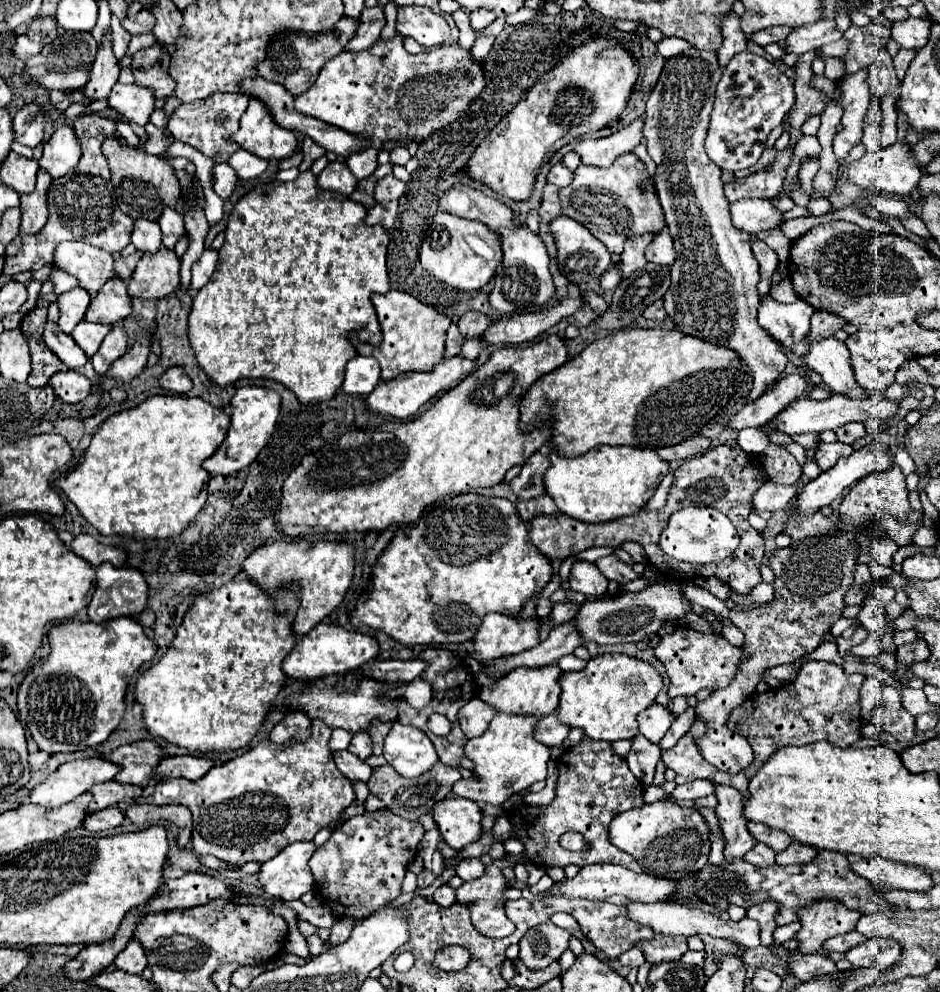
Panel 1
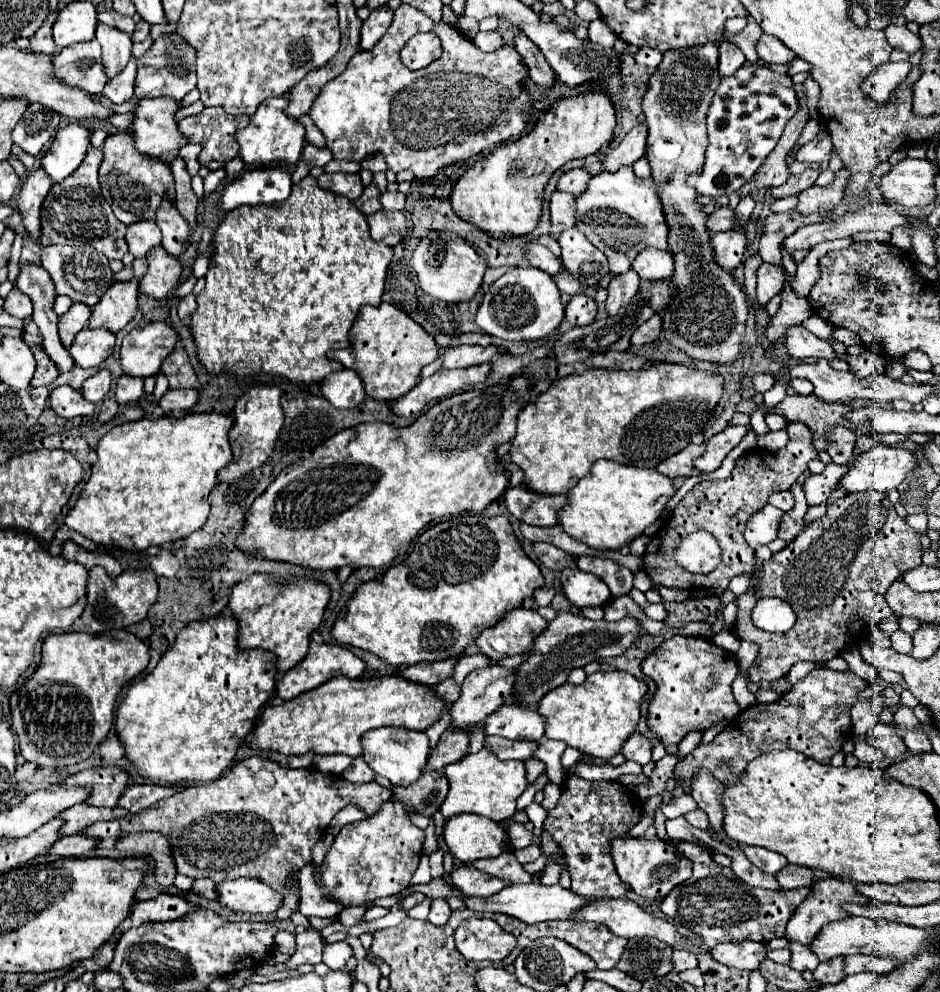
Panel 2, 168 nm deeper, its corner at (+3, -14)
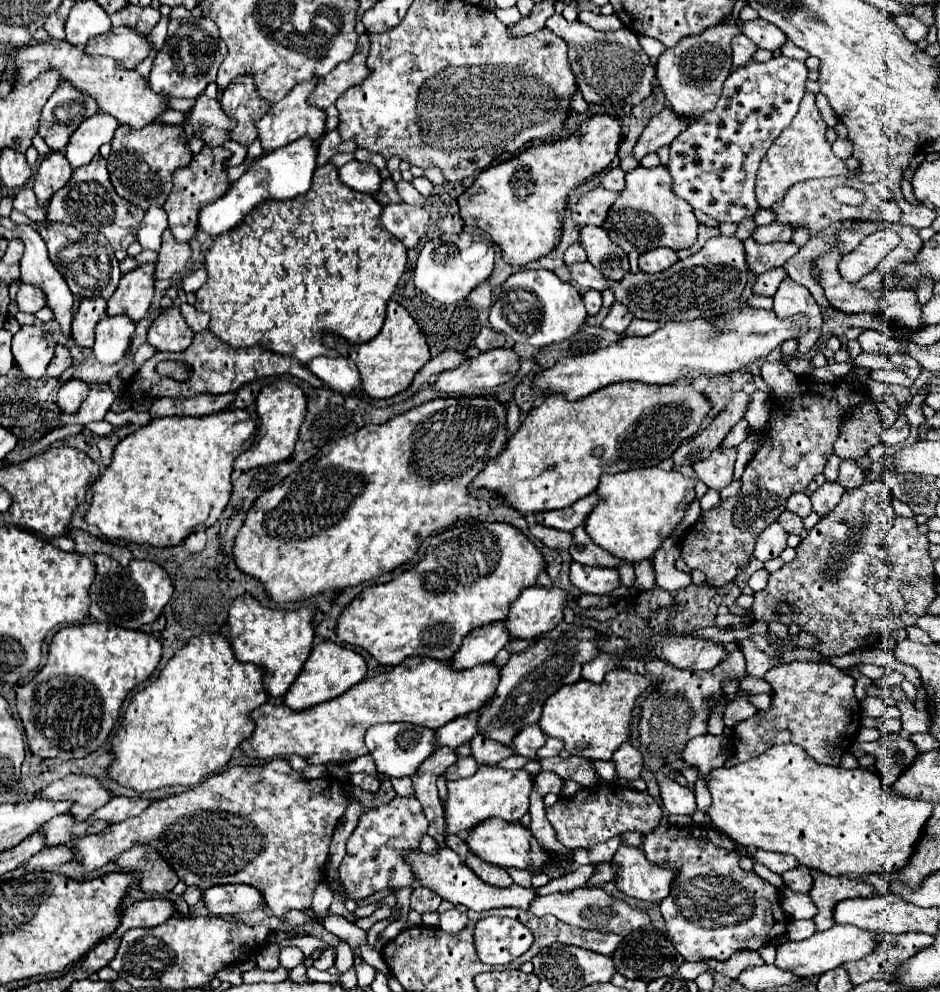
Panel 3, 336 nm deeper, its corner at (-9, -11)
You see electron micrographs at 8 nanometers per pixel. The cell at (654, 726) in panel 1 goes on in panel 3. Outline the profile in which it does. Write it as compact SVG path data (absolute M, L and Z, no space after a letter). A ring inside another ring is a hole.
M629 742L621 744L621 748L611 758L617 764L619 778L625 780L639 780L643 772L643 754L639 748L631 746Z

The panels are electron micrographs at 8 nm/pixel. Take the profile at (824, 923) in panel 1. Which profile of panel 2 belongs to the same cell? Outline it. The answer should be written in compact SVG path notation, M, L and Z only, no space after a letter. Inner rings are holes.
M835 877L815 879L813 885L811 885L811 895L805 897L805 901L801 901L801 907L797 907L797 911L793 913L793 919L789 919L785 937L793 939L793 941L799 941L803 945L809 945L813 941L813 937L817 935L817 931L821 931L823 925L849 917L849 915L845 915L845 911L841 911L841 903L865 903L863 899L867 899L867 897L861 895L855 889L855 885L849 883L849 881L839 881Z

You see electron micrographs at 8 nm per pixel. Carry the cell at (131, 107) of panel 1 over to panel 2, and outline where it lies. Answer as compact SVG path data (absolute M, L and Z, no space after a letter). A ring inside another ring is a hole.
M171 97L139 101L137 109L133 111L137 117L131 127L131 135L139 153L163 157L171 151L177 153L183 145L189 143L189 139L179 131L179 109L181 101Z

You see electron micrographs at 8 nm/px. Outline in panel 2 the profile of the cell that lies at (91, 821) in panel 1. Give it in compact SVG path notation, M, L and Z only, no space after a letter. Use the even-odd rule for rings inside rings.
M77 833L77 835L71 835L71 837L57 839L57 843L53 843L47 849L47 855L55 855L55 857L83 857L95 845L97 843L93 843L93 839L83 837L81 833Z

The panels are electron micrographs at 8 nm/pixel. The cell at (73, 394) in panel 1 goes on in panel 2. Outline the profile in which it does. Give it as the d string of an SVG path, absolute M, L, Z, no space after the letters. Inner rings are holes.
M69 385L55 387L49 395L49 405L63 419L73 419L79 415L93 415L95 411L95 405L85 403L85 399L81 399L81 393Z

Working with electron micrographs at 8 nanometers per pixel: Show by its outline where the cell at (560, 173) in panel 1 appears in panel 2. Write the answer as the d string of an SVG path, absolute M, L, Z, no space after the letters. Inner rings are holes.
M571 169L571 171L565 171L557 183L557 189L559 191L565 191L565 193L573 193L573 195L579 195L579 191L587 191L587 183L589 183L591 175L585 171L585 169Z

